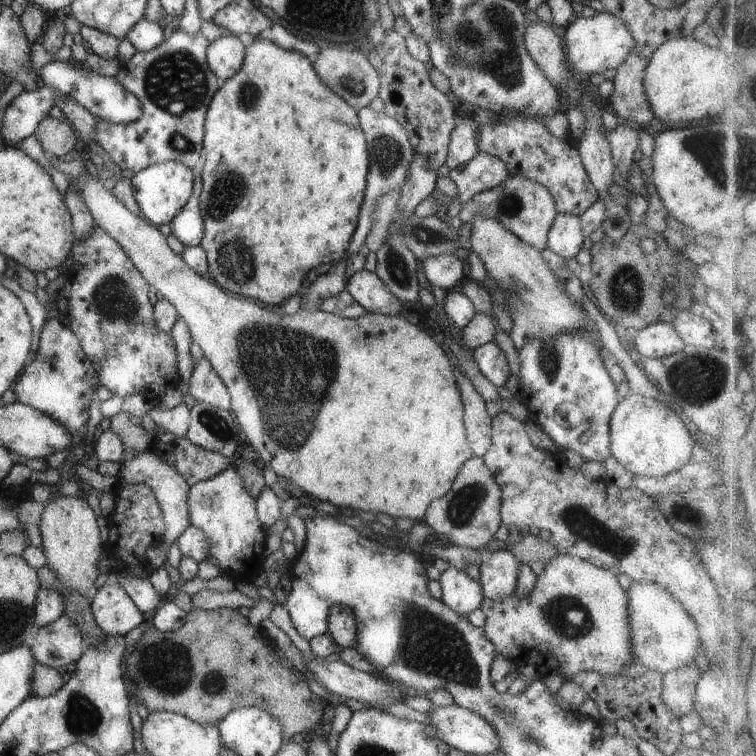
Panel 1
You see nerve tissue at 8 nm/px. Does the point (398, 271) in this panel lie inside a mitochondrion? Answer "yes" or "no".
yes

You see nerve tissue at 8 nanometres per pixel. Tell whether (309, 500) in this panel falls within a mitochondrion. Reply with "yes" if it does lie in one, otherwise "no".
no

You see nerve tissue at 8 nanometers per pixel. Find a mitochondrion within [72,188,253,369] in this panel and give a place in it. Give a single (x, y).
(113, 299)

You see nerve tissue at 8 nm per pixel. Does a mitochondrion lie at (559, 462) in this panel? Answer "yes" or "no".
no

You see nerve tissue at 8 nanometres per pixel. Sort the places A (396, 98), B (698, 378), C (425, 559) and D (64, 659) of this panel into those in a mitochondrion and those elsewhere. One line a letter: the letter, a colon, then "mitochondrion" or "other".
A: other
B: mitochondrion
C: other
D: other

